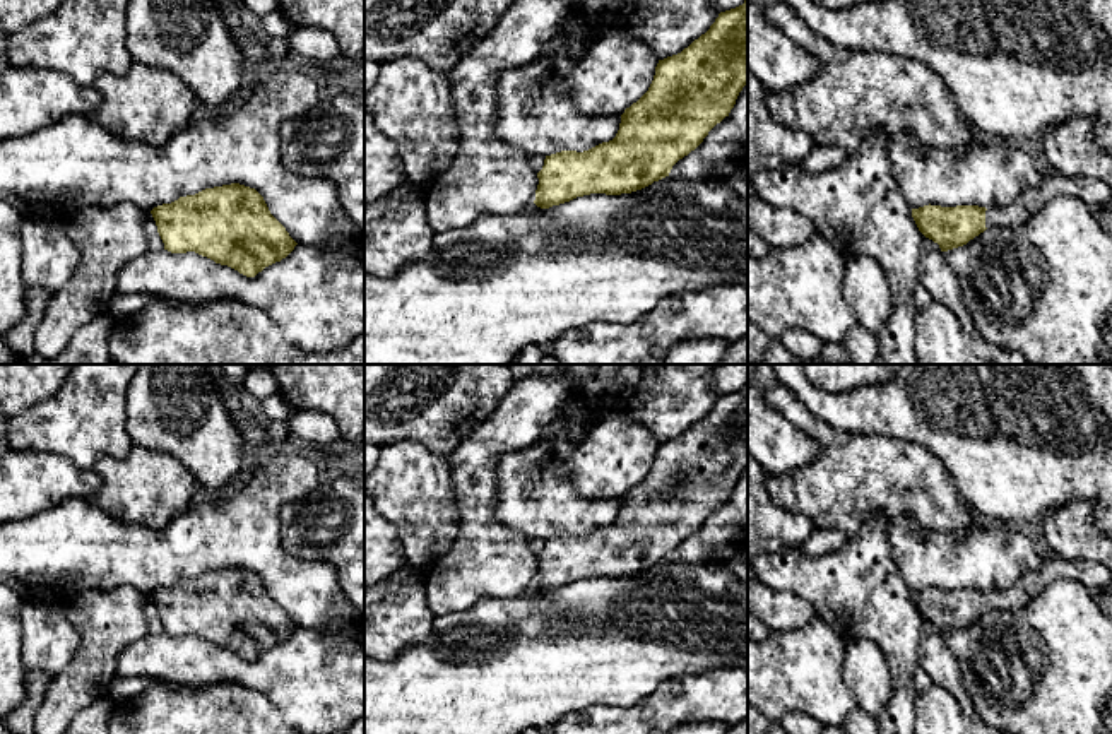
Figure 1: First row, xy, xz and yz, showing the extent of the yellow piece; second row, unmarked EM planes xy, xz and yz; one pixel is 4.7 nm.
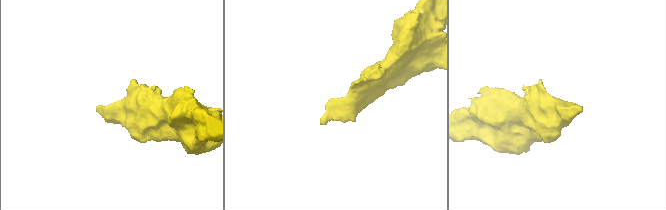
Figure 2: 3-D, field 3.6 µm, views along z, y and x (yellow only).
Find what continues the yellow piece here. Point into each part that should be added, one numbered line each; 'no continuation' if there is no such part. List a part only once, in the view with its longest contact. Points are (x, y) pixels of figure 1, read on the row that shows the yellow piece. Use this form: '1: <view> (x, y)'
1: yz (1095, 194)

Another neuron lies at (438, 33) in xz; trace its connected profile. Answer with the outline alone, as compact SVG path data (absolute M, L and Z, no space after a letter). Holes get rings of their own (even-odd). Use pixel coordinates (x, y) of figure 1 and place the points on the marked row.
M364 0L364 60L414 56L450 72L513 0Z

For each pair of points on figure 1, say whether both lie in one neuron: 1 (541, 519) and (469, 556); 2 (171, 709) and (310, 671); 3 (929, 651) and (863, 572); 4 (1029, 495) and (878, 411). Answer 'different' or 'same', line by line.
1: different
2: different
3: different
4: same

